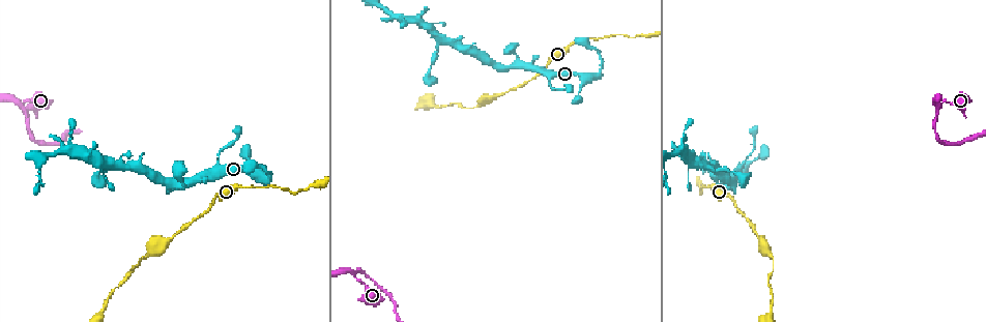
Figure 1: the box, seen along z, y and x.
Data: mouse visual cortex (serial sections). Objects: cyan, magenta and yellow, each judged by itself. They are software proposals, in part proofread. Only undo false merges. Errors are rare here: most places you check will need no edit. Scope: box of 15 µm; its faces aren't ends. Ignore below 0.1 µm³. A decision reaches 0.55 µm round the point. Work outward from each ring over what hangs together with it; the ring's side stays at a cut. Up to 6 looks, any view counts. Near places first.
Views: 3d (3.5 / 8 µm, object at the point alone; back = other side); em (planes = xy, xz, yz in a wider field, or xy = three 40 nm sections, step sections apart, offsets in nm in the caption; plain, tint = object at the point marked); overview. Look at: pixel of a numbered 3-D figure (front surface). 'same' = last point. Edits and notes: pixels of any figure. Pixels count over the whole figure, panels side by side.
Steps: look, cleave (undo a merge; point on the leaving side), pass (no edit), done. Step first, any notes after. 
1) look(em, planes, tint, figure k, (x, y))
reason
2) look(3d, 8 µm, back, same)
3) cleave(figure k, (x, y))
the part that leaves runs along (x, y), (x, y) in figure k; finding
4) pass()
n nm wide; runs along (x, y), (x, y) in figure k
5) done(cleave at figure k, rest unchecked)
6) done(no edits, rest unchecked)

look(3d, 3.5 µm, figure 1, (516, 66))
a narrow waist

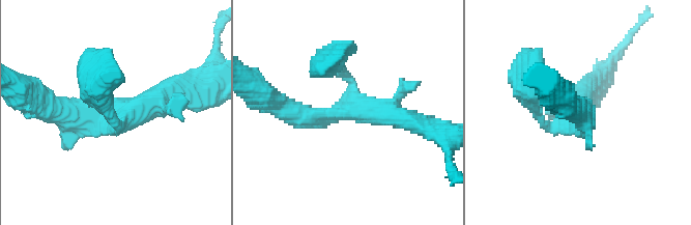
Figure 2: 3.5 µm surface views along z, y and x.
look(em, xy, step 3, tint, figure 2, (350, 109))
3 arms; arms of 150, 350, 350 nm

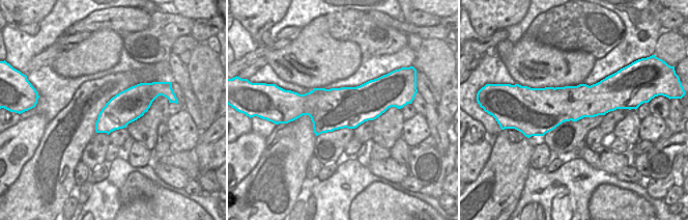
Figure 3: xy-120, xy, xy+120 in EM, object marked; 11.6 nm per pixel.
pass()
runs along (180, 88), (119, 117), (53, 108) in figure 2; all the same cell

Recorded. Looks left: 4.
look(3d, 3.5 µm, figure 1, (267, 178))
abrupt turn

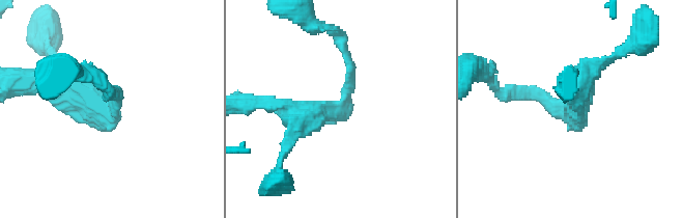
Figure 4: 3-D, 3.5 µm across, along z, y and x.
look(em, xy, step 1, tint, figure 4, (339, 107))
arms of 150, 400 nm

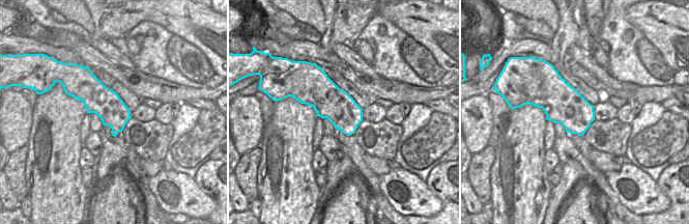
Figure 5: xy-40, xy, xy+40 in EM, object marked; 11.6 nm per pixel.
pass()
runs along (283, 107), (344, 105), (344, 49) in figure 4; all the same cell

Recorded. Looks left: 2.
look(3d, 8 µm, figure 1, (493, 96))
calibre changes

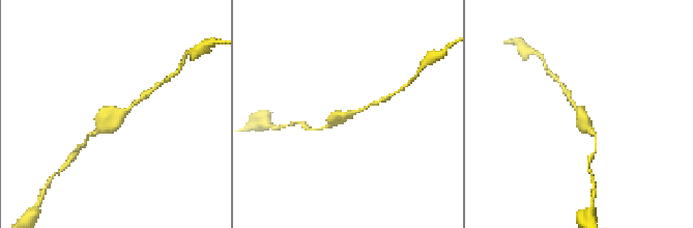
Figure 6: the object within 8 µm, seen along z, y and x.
look(em, planes, tint, figure 6, (350, 114))
now the EM

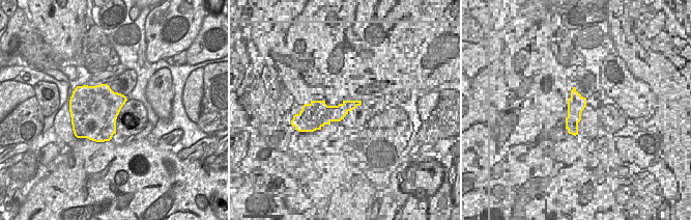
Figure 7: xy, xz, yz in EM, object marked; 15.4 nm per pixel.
pass()
runs along (142, 97), (95, 133) in figure 6; all the same cell

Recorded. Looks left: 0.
done(no edits, rest unchecked)

